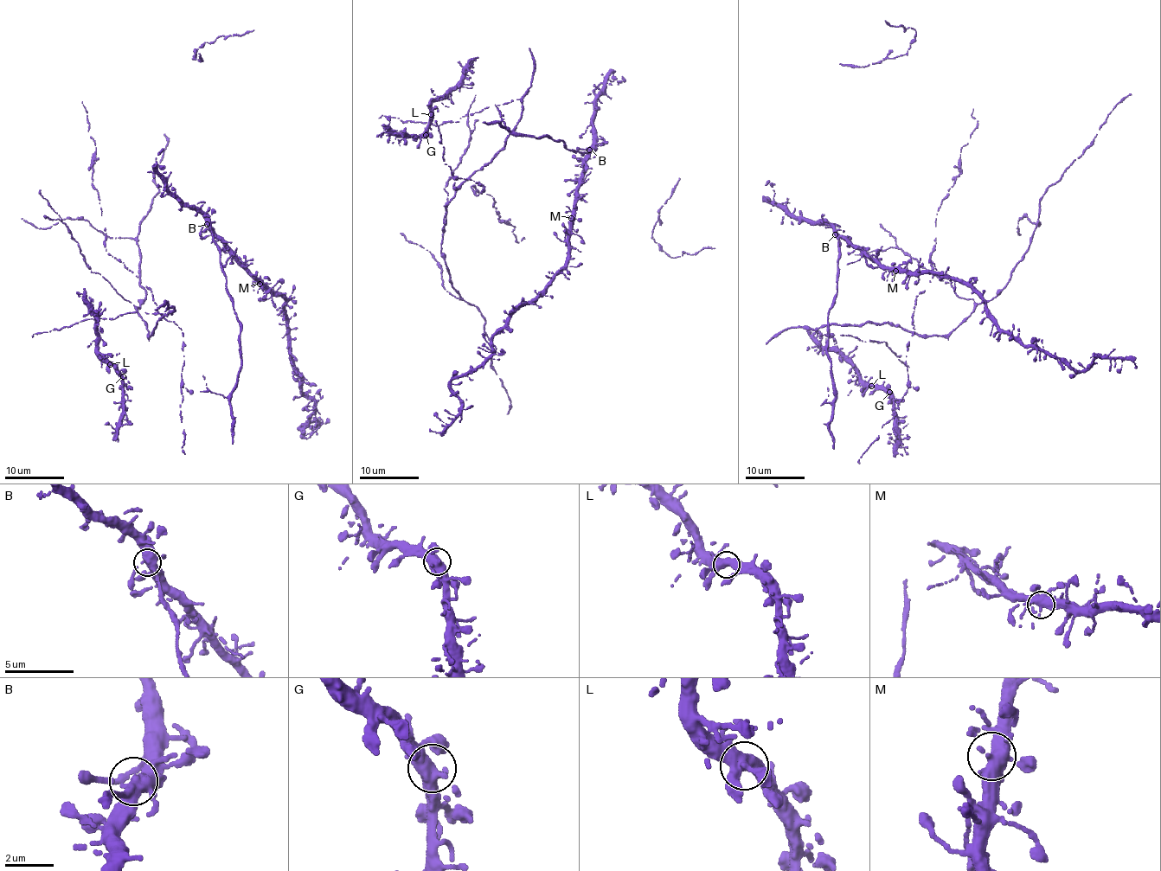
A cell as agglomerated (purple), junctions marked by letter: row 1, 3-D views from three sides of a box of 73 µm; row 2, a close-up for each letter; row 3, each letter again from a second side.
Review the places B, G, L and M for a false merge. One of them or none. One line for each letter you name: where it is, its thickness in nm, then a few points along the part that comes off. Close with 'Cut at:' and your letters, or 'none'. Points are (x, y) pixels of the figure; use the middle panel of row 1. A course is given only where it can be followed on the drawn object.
B: (589, 150) | 440 nm
Cut at: B

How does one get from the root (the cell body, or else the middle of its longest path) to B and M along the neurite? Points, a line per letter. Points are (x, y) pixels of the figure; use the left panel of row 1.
B: (229, 254), (207, 224)
M: (229, 254), (243, 264), (259, 284)

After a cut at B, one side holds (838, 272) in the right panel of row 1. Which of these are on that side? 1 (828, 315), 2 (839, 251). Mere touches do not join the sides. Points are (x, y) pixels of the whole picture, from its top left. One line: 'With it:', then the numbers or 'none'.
With it: 1, 2

